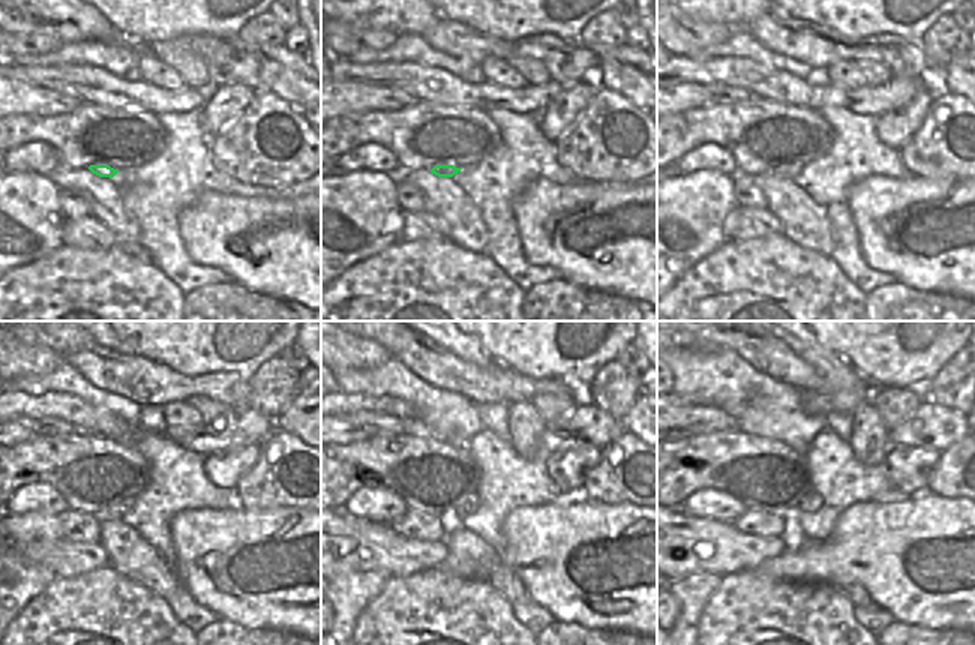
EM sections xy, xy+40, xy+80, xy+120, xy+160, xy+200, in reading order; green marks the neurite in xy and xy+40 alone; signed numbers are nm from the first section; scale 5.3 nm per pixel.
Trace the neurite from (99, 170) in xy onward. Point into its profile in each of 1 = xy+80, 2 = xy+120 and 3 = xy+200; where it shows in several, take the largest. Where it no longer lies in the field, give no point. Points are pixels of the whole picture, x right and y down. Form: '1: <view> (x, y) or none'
1: xy+80 (791, 171)
2: xy+120 (125, 507)
3: xy+200 (809, 503)

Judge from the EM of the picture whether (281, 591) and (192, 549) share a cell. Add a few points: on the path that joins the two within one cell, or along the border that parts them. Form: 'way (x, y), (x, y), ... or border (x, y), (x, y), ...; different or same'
way (258, 594), (243, 593), (215, 564); same

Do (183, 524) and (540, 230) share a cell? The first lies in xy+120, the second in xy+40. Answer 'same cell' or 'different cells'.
same cell

